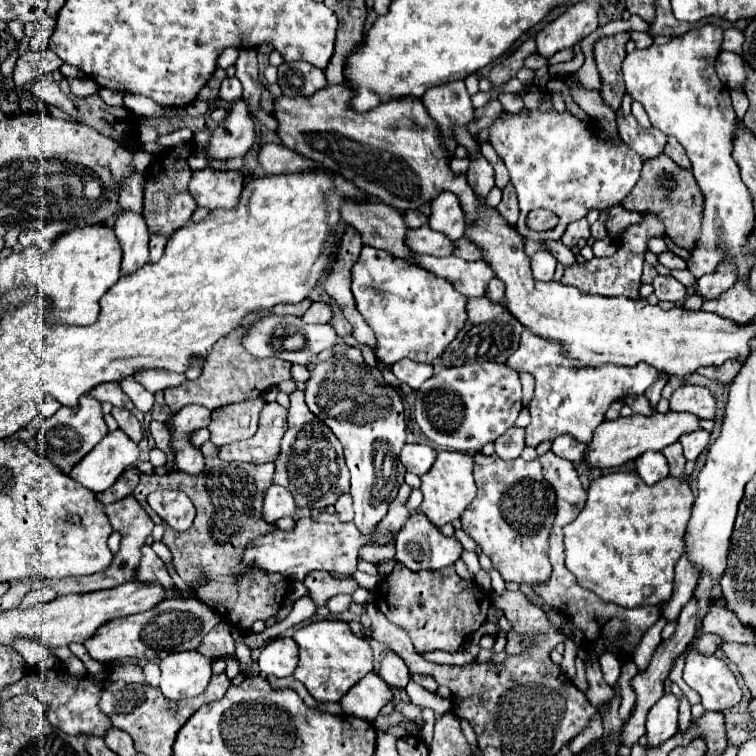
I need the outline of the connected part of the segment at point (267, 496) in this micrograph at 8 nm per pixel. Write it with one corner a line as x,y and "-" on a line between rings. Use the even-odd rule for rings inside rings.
272,484
266,492
264,492
264,506
262,506
262,518
268,524
274,524
278,518
282,516
292,516
296,512
296,504
294,498
290,496
290,492
282,486

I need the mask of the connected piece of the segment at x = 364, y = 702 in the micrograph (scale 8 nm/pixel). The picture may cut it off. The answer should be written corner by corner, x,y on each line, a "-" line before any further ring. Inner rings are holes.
370,672
366,674
366,678
362,678
362,682
358,682
358,686
348,690
340,704
344,708
344,714
374,722
380,708
392,702
392,698
394,698
392,688
376,672

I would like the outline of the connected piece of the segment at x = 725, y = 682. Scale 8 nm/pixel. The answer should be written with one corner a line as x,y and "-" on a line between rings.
690,648
684,662
684,680
702,696
706,710
722,712
740,702
740,686
724,660
704,656

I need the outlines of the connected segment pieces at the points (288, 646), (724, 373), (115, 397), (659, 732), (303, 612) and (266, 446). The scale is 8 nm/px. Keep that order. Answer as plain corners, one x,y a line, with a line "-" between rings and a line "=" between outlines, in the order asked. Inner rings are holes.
288,634
268,642
258,658
260,670
268,676
274,674
278,678
290,676
296,670
296,664
298,664
298,644
=
726,360
722,366
702,366
702,370
696,370
700,376
706,376
714,382
720,382
720,384
730,384
732,378
738,374
740,370
740,362
738,360
=
116,382
96,386
94,390
88,392
88,396
92,396
94,400
98,400
100,404
110,402
112,406
120,406
120,408
124,408
124,410
132,410
132,408
134,408
134,404
130,402
130,398
122,392
120,384
116,384
=
664,694
664,698
652,706
646,720
646,738
650,746
658,746
664,740
672,738
678,730
678,698
674,694
=
304,596
304,598
300,598
300,600
294,602
292,614
288,614
282,622
276,622
274,626
266,628
266,630
264,630
264,636
274,638
274,636
278,636
278,634
282,634
282,632
294,628
296,624
306,622
314,612
316,612
316,604
314,604
314,600
312,600
310,596
=
266,402
260,412
258,432
248,440
222,446
218,456
226,462
272,462
280,452
280,440
286,428
286,408
276,402

